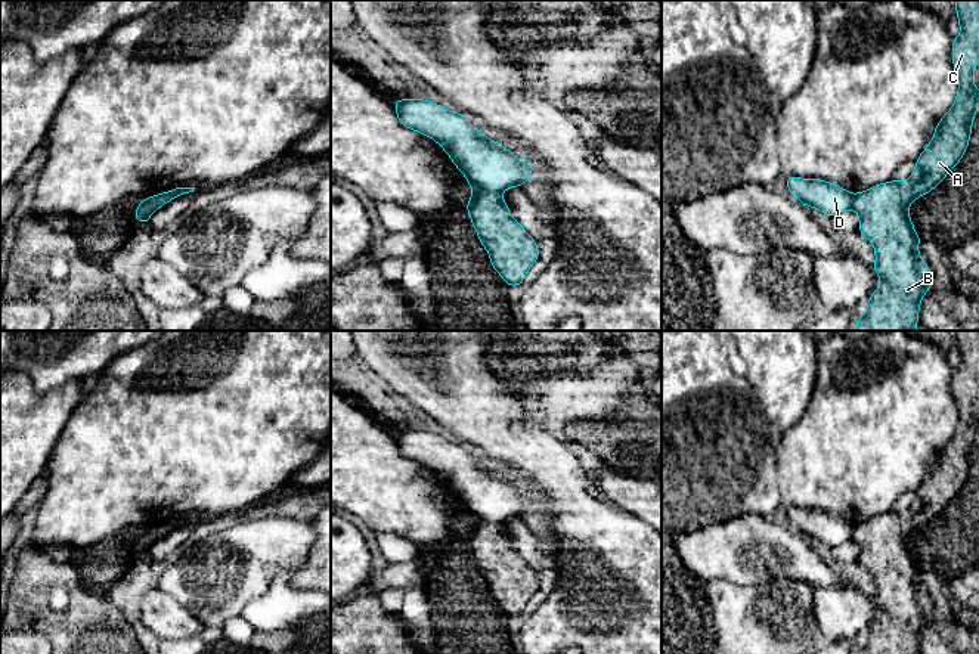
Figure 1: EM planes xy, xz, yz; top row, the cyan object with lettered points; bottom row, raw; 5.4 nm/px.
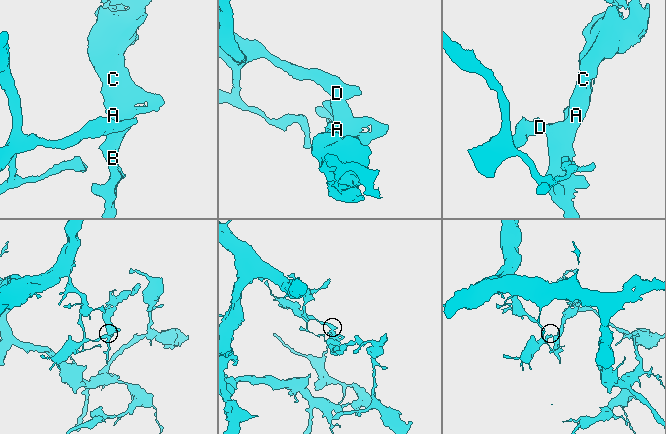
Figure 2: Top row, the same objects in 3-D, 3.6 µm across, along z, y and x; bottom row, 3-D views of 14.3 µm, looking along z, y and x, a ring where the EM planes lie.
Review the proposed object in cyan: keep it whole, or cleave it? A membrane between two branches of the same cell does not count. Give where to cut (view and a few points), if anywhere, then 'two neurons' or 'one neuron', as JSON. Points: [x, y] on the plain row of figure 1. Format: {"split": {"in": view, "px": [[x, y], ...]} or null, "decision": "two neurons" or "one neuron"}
{"split": {"in": "xz", "px": [[473, 518], [499, 524]]}, "decision": "two neurons"}

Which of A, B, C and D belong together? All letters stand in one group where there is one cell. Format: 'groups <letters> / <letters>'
groups A B C / D

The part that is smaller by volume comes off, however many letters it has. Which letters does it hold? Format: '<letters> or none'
A, B, C

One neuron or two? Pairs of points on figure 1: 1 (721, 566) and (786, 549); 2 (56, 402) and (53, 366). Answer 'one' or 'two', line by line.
1: one
2: two

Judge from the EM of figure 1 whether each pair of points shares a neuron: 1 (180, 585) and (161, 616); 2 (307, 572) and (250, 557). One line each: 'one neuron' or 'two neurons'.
1: two neurons
2: two neurons

